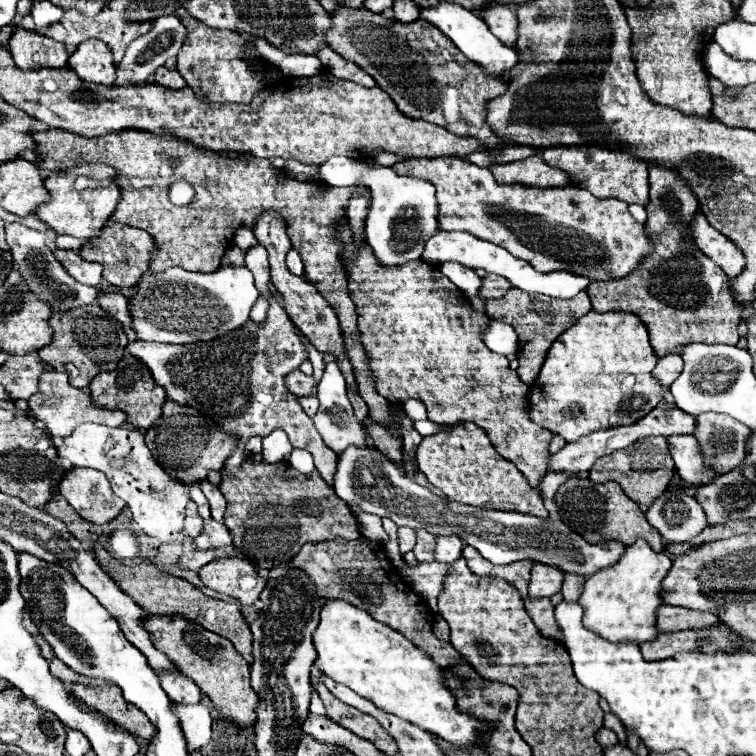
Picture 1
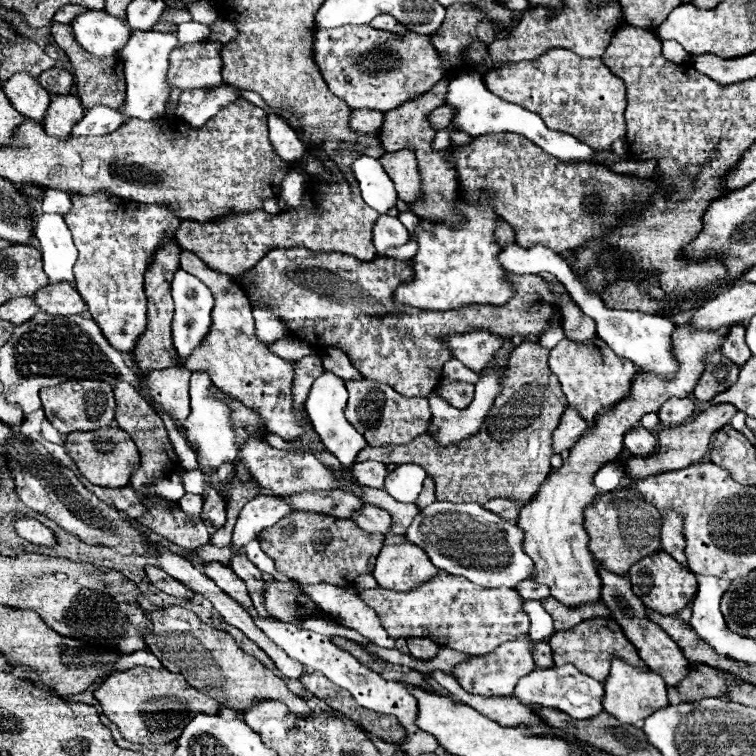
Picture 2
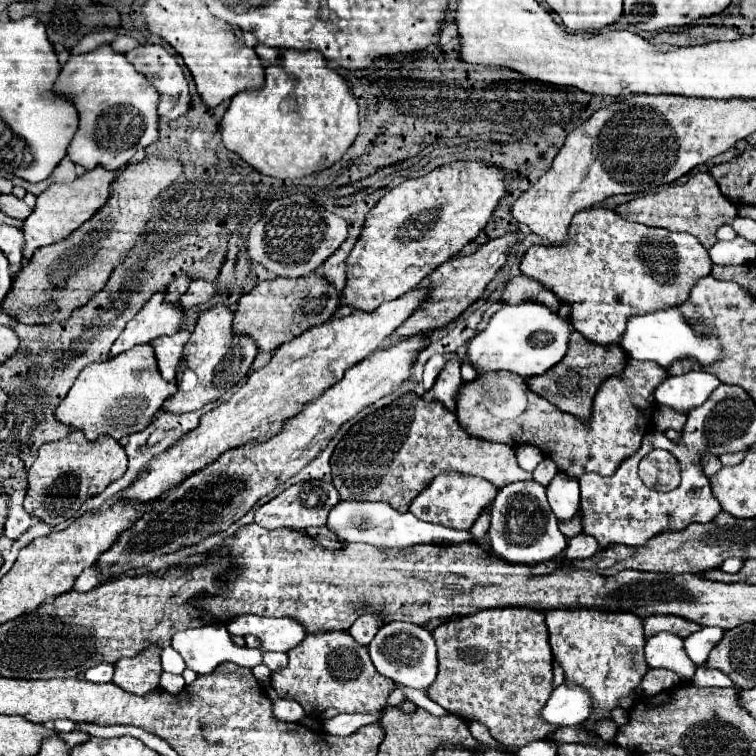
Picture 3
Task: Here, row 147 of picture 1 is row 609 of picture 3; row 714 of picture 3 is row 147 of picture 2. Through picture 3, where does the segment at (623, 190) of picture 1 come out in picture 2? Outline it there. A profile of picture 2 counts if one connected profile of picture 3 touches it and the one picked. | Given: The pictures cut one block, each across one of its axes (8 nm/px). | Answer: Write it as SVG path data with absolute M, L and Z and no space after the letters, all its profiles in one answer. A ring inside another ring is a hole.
M550 48L538 60L528 60L522 64L506 64L494 66L484 74L484 82L490 92L518 104L534 114L538 114L548 128L572 134L580 142L588 144L594 150L610 148L612 142L626 136L626 122L624 122L624 108L626 108L626 92L624 82L610 72L610 68L602 62L602 58L580 58L574 52L566 52L566 48Z

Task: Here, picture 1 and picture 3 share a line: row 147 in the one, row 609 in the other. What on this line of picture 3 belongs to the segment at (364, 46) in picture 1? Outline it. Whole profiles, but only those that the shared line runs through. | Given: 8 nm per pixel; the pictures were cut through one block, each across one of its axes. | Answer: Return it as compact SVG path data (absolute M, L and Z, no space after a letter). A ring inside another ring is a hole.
M486 608L486 610L480 610L476 614L460 616L460 618L454 618L454 620L448 620L448 622L436 626L432 630L432 638L436 640L436 648L438 648L438 676L436 676L434 684L428 690L430 700L438 702L450 714L456 714L460 718L482 722L484 726L488 726L490 734L500 744L504 744L506 748L520 748L520 746L524 746L528 742L534 742L534 740L546 740L556 730L554 726L546 726L546 722L538 722L538 714L540 714L542 706L546 704L546 698L552 694L552 650L550 650L550 644L548 644L548 628L546 628L544 614L542 612L518 610L518 608Z

